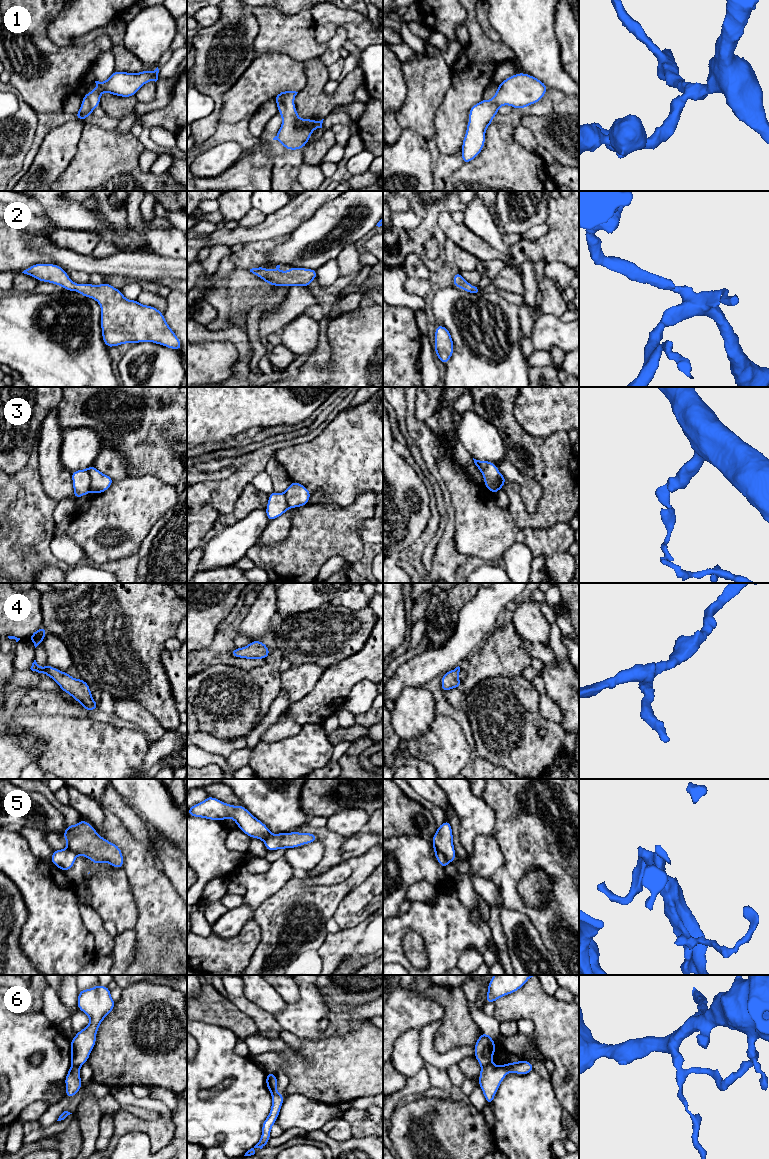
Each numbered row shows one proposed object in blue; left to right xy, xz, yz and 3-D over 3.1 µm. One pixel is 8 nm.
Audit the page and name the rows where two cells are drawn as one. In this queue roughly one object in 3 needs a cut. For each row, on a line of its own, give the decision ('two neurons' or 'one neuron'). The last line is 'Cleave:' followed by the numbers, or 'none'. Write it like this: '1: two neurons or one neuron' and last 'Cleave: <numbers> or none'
1: one neuron
2: one neuron
3: two neurons
4: one neuron
5: two neurons
6: two neurons
Cleave: 3, 5, 6

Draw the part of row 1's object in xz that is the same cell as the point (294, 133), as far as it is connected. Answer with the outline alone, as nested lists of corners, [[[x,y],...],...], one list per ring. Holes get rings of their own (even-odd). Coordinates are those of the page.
[[[281,91],[274,98],[282,117],[282,125],[273,140],[279,141],[287,150],[303,149],[312,132],[317,128],[322,128],[324,120],[300,119],[294,106],[297,93],[296,91]]]

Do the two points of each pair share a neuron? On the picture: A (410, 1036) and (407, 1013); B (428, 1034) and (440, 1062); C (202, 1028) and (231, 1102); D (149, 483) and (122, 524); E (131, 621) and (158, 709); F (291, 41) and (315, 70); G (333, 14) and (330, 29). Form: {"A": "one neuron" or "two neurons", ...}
{"A": "two neurons", "B": "one neuron", "C": "one neuron", "D": "one neuron", "E": "one neuron", "F": "two neurons", "G": "two neurons"}

